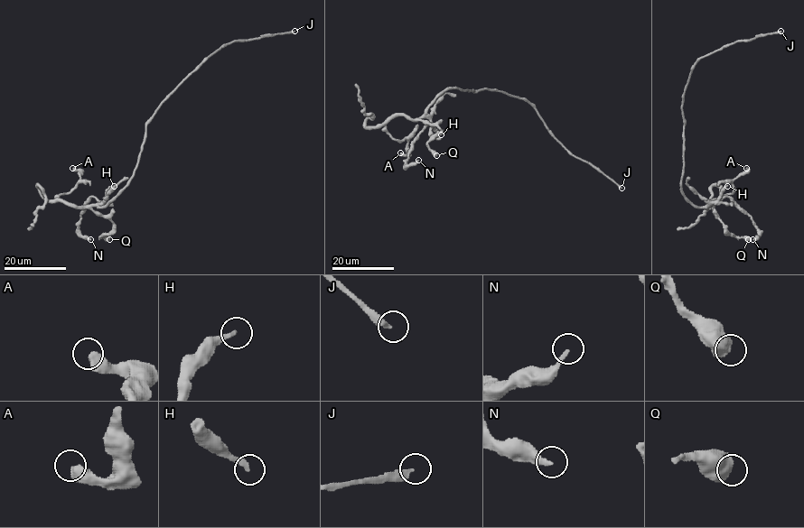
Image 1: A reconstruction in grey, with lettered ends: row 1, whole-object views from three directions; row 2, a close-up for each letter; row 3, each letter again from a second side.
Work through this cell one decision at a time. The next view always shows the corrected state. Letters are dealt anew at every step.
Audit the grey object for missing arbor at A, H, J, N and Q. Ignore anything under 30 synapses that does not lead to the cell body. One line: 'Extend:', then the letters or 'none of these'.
Extend: J

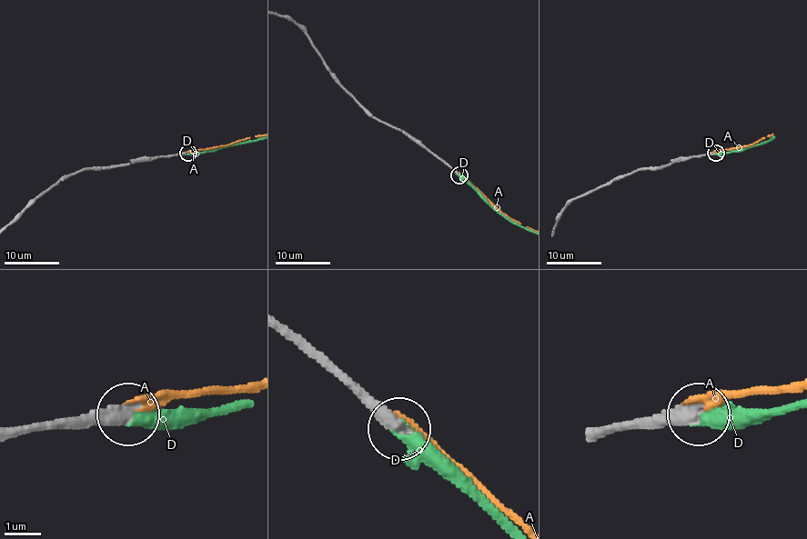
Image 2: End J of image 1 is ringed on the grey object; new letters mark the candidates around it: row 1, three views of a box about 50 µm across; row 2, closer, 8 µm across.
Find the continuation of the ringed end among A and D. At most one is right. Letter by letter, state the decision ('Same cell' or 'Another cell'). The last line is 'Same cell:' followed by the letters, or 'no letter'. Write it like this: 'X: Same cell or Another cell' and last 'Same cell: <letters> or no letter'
A: Another cell
D: Same cell
Same cell: D

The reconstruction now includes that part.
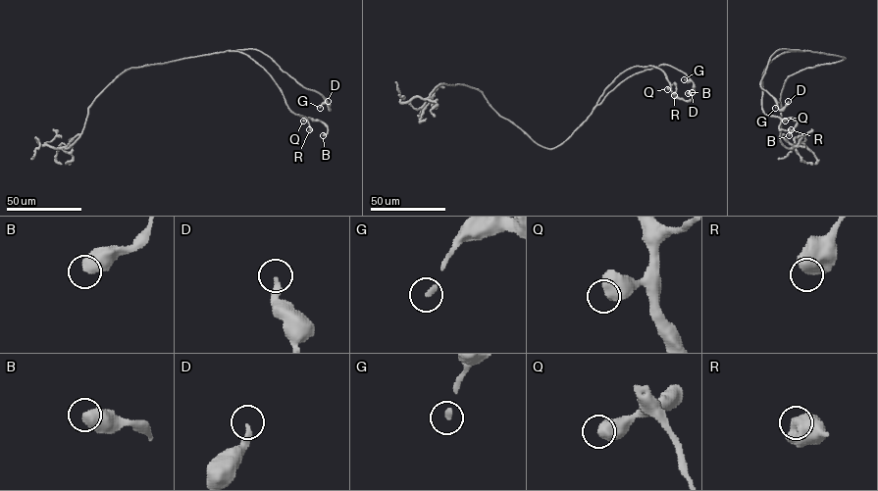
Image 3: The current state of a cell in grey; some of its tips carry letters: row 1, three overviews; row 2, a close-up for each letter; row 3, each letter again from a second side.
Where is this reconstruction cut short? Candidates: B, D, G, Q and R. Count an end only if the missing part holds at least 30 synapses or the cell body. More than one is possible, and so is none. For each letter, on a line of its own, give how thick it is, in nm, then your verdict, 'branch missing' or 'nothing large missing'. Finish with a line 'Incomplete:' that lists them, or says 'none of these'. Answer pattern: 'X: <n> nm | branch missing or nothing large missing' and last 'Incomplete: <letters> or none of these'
B: 550 nm | nothing large missing
D: 280 nm | nothing large missing
G: 180 nm | nothing large missing
Q: 650 nm | nothing large missing
R: 800 nm | nothing large missing
Incomplete: none of these

